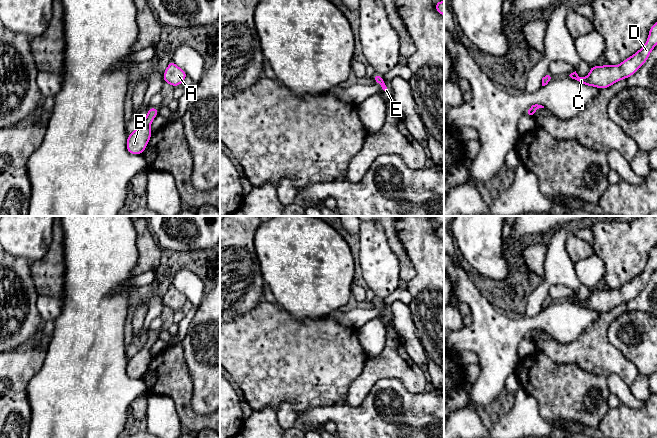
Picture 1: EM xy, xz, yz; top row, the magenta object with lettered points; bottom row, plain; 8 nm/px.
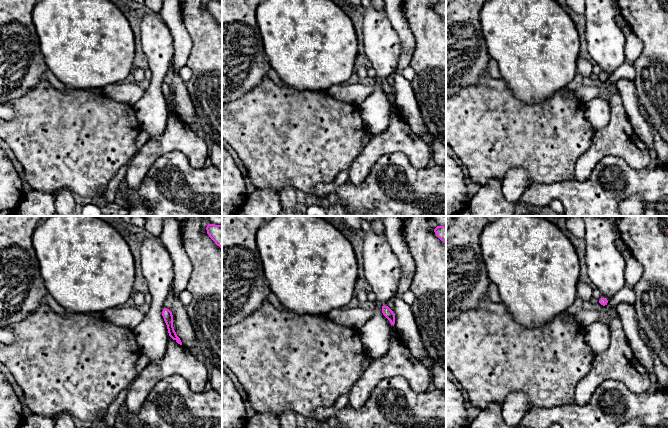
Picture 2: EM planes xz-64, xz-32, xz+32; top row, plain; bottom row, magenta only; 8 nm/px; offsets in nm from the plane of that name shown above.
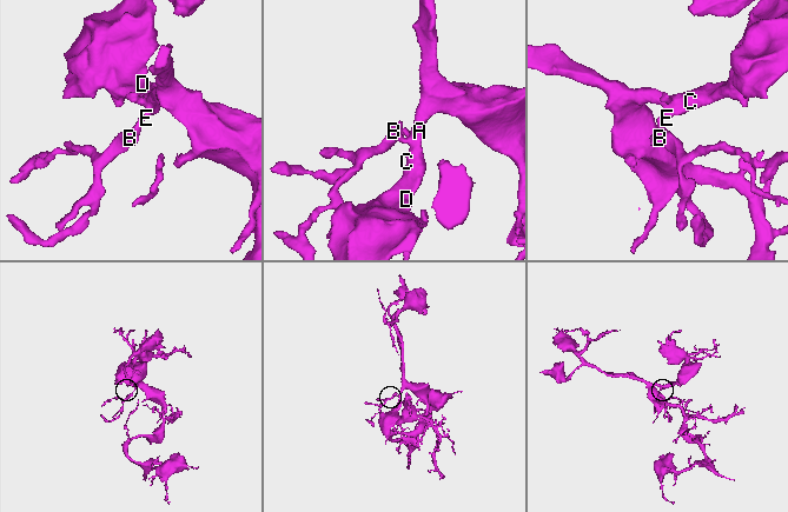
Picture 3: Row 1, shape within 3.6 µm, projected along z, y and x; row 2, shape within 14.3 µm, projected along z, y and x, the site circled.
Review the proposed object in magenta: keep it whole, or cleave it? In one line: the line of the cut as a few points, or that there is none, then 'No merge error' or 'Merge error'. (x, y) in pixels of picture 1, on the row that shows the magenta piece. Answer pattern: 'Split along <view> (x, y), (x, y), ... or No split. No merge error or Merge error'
No split. No merge error

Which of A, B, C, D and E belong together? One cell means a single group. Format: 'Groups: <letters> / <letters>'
Groups: A B C D E

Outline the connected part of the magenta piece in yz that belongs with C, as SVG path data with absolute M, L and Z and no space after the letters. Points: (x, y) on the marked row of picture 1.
M657 22L649 30L648 39L644 46L634 53L631 57L625 59L619 65L612 66L607 63L604 66L590 67L587 77L581 78L575 72L569 76L575 81L600 89L605 89L614 83L626 79L637 72L638 69L648 60L653 48L657 45Z

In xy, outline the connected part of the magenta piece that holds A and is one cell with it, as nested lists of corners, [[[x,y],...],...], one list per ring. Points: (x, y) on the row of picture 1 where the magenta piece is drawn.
[[[173,61],[168,63],[168,67],[163,74],[164,82],[169,83],[173,87],[181,85],[186,77],[186,72],[178,67]]]

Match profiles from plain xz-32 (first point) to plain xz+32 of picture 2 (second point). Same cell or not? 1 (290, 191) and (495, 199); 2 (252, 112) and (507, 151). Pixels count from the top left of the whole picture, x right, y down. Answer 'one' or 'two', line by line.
1: two
2: one

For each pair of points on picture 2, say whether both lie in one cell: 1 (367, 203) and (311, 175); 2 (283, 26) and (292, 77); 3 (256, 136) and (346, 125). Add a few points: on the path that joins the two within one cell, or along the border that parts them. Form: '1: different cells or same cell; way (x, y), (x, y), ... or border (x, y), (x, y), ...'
1: different cells; border (332, 182), (317, 184), (310, 194)
2: same cell; way (289, 39), (292, 44), (292, 64)
3: same cell; way (278, 136), (324, 135)

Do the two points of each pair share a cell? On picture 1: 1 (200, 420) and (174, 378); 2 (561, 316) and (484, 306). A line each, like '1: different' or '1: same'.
1: same
2: same

